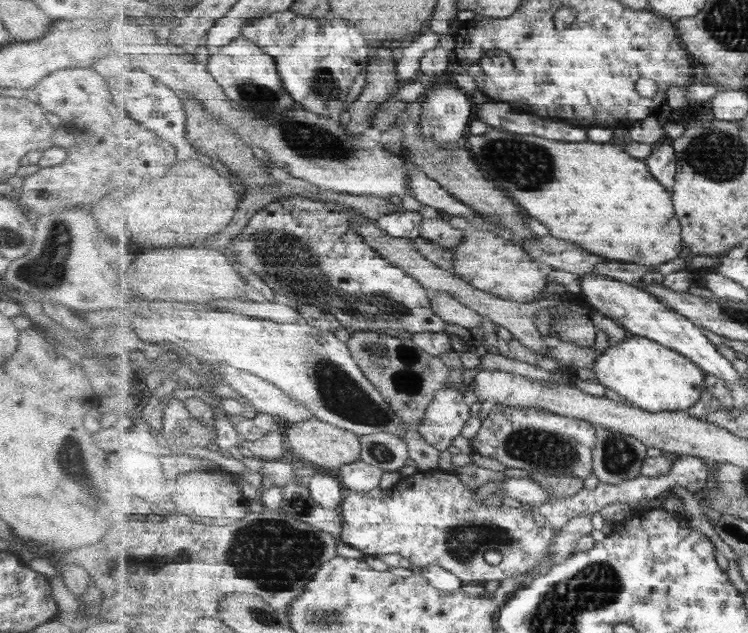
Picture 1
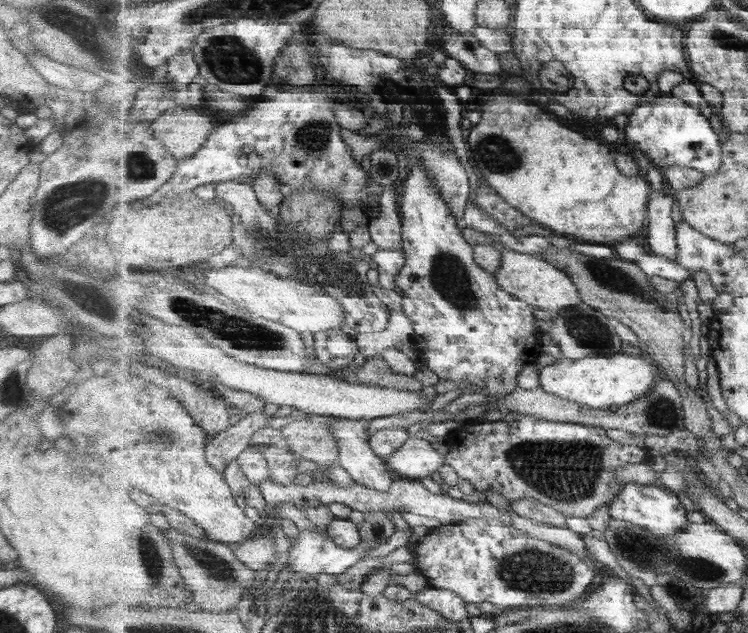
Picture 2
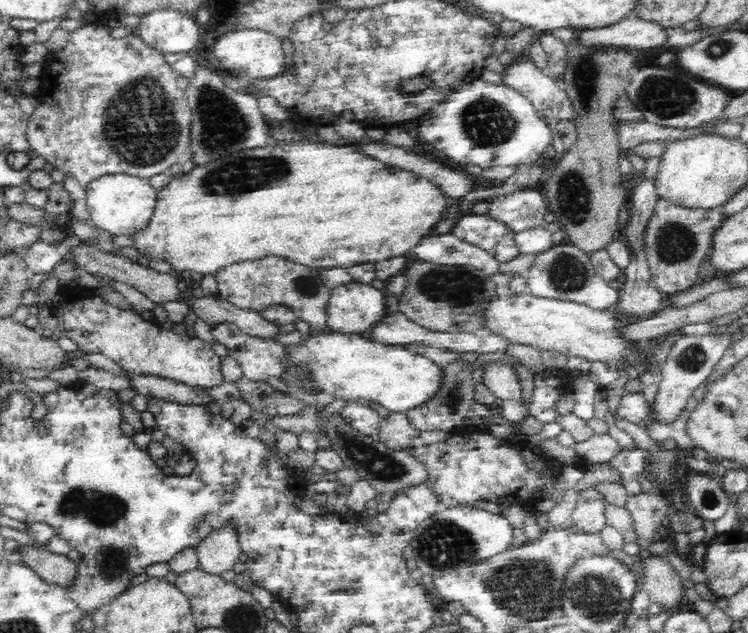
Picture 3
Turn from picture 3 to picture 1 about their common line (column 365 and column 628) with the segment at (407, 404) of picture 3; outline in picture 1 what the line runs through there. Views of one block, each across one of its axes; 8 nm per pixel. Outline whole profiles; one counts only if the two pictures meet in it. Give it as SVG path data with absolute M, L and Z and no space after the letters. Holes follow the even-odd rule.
M633 335L624 342L608 347L597 360L593 372L608 394L617 396L628 404L649 412L688 411L691 406L695 406L697 402L701 401L706 392L705 371L682 353L675 352L674 349L666 348L665 345L643 336Z

